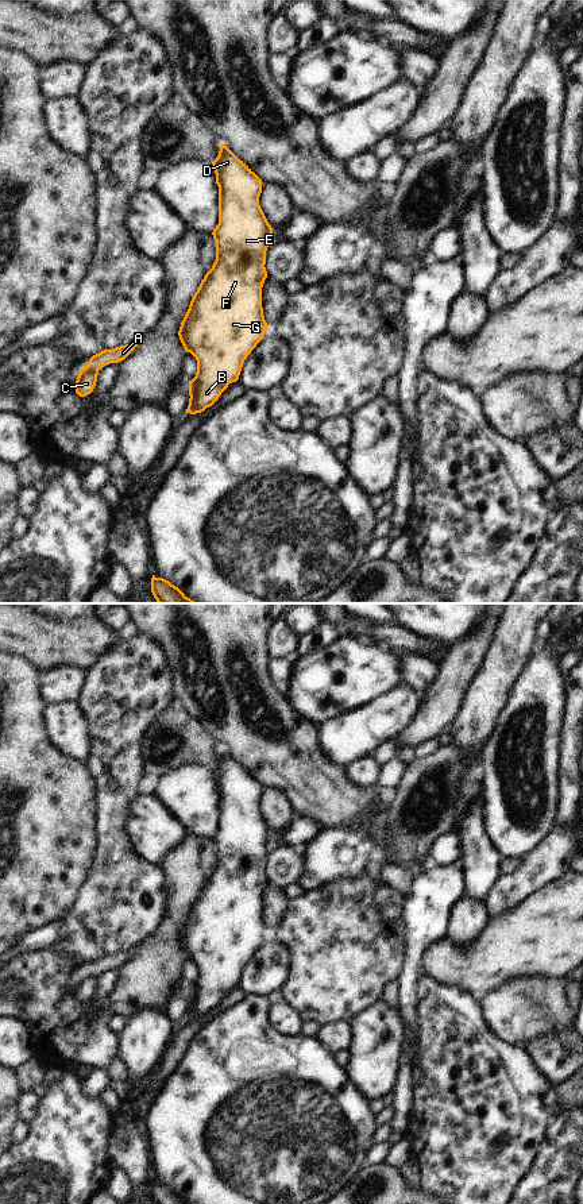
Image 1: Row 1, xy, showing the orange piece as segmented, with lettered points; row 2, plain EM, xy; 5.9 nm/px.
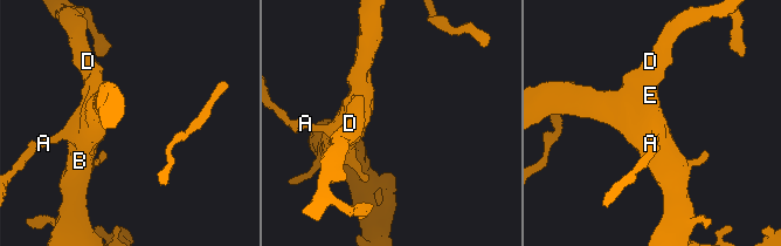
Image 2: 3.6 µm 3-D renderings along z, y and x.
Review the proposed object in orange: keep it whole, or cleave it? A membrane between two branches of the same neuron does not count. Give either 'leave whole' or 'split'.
split

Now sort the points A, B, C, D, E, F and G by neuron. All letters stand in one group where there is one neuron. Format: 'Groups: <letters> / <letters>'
Groups: A B D E F G / C.

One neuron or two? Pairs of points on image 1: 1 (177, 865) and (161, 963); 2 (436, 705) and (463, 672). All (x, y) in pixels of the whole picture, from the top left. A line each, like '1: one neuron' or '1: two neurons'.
1: one neuron
2: one neuron

